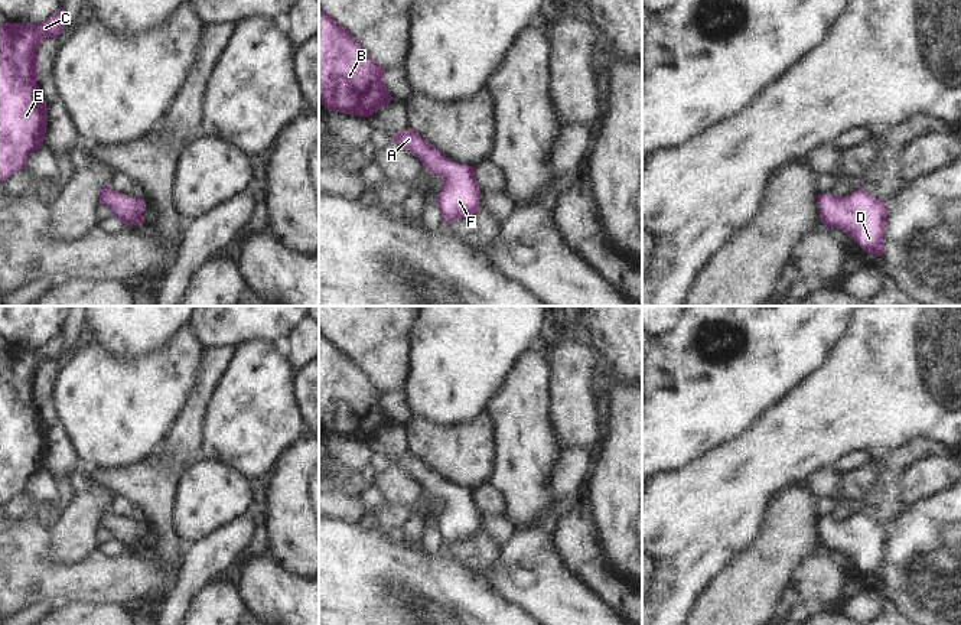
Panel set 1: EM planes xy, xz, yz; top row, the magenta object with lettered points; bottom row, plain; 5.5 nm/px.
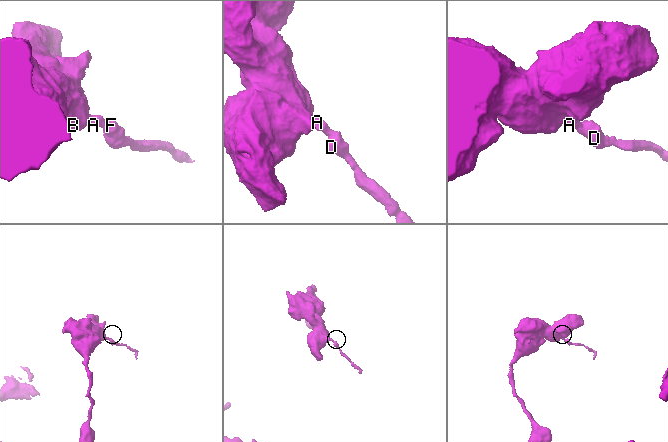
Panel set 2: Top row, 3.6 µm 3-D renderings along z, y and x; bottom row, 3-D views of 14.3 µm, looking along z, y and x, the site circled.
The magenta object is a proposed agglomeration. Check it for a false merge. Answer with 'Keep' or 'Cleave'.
Keep

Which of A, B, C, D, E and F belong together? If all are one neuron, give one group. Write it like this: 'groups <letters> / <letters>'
groups A B C D E F

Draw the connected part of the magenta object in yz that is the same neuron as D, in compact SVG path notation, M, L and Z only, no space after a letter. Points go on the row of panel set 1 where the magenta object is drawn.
M863 188L846 196L820 193L820 221L827 228L846 231L869 254L879 255L883 251L886 204L869 195Z

